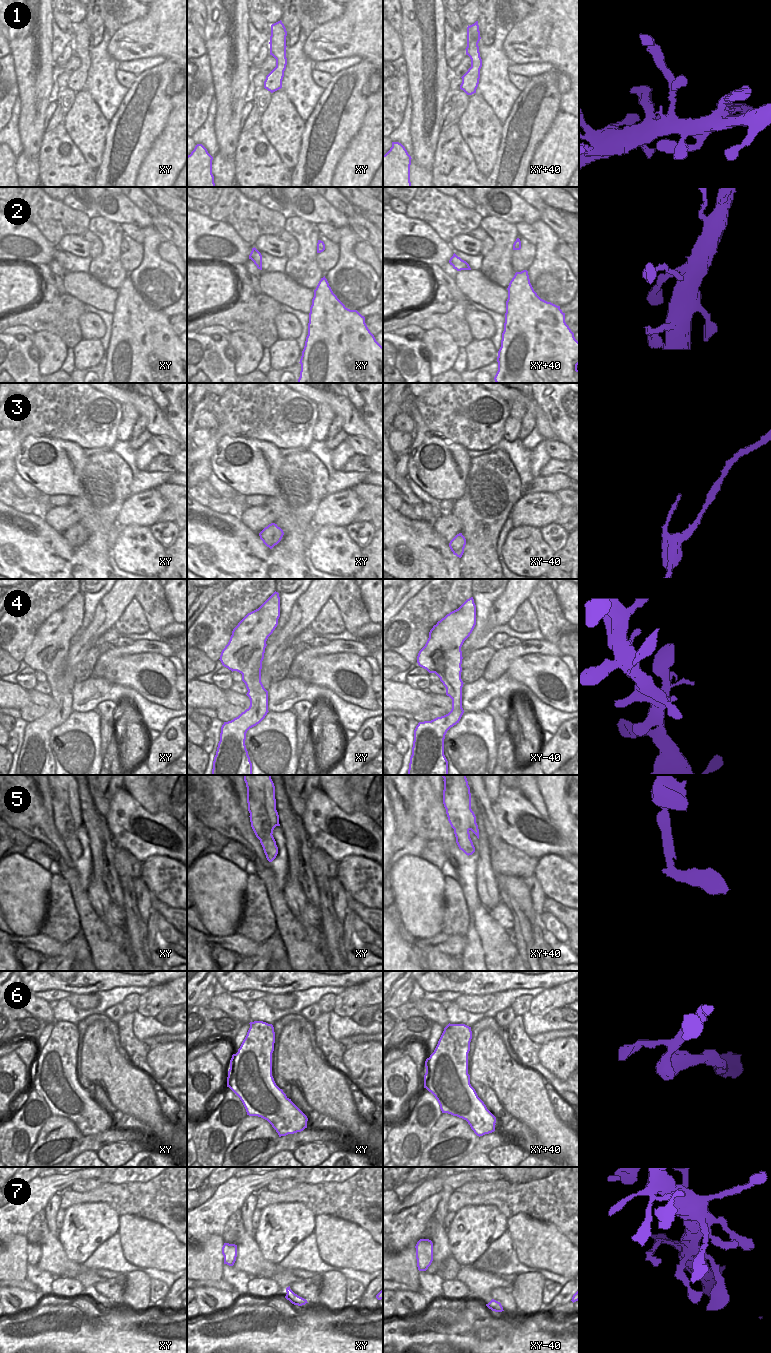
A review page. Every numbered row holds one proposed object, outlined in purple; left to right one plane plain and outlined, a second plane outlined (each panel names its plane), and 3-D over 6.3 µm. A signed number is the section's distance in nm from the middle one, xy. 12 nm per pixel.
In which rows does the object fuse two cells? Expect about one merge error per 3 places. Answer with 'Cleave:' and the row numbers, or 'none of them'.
Cleave: 5

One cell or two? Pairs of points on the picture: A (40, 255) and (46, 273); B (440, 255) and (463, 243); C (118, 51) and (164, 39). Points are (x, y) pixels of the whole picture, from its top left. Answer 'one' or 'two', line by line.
A: two
B: two
C: one

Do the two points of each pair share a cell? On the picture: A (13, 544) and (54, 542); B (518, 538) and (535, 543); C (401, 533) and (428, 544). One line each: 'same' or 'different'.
A: same
B: same
C: same

